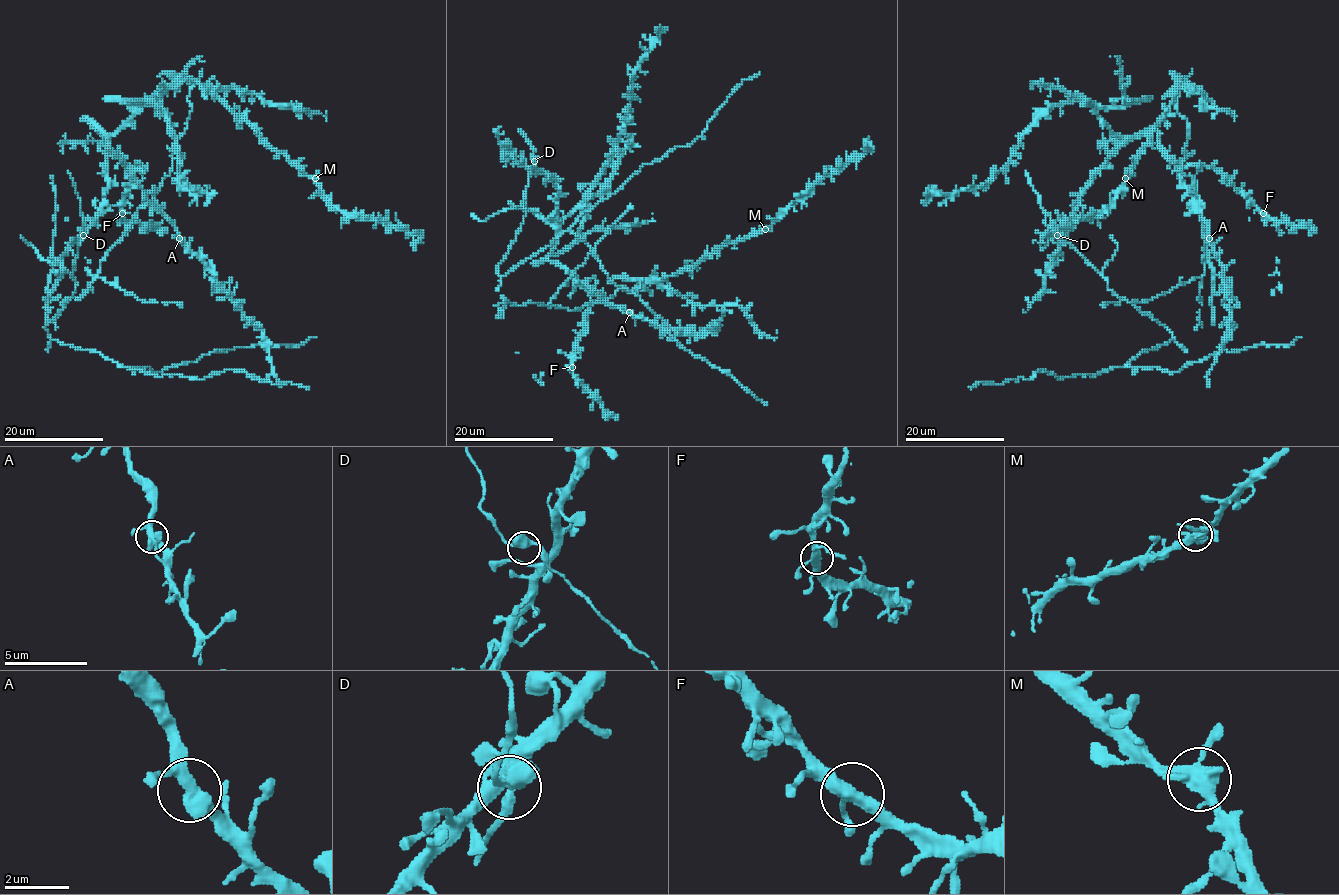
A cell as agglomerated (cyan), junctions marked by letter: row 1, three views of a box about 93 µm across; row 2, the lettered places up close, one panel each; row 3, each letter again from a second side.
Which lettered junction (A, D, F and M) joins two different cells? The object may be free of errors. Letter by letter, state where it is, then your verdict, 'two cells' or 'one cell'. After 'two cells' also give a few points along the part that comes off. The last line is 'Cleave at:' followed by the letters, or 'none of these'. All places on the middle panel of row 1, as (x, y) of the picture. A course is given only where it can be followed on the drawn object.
A: at (629, 312); one cell
D: at (534, 161); one cell
F: at (572, 367); one cell
M: at (765, 229); one cell
Cleave at: none of these

